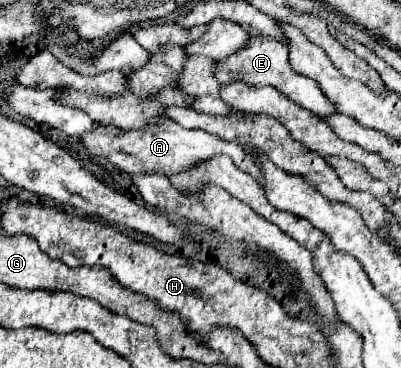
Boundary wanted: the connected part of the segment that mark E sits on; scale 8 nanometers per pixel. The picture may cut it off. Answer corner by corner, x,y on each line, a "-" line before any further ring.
251,38
239,52
235,52
227,60
219,62
217,80
221,80
221,84
243,82
247,86
273,86
279,92
283,92
289,100
299,104
301,108
307,108
319,116
329,118
331,114
337,114
337,108
333,106
333,102
329,102
329,98
325,98
325,94
317,86
317,82
293,72
293,68
289,66
289,48
271,38

